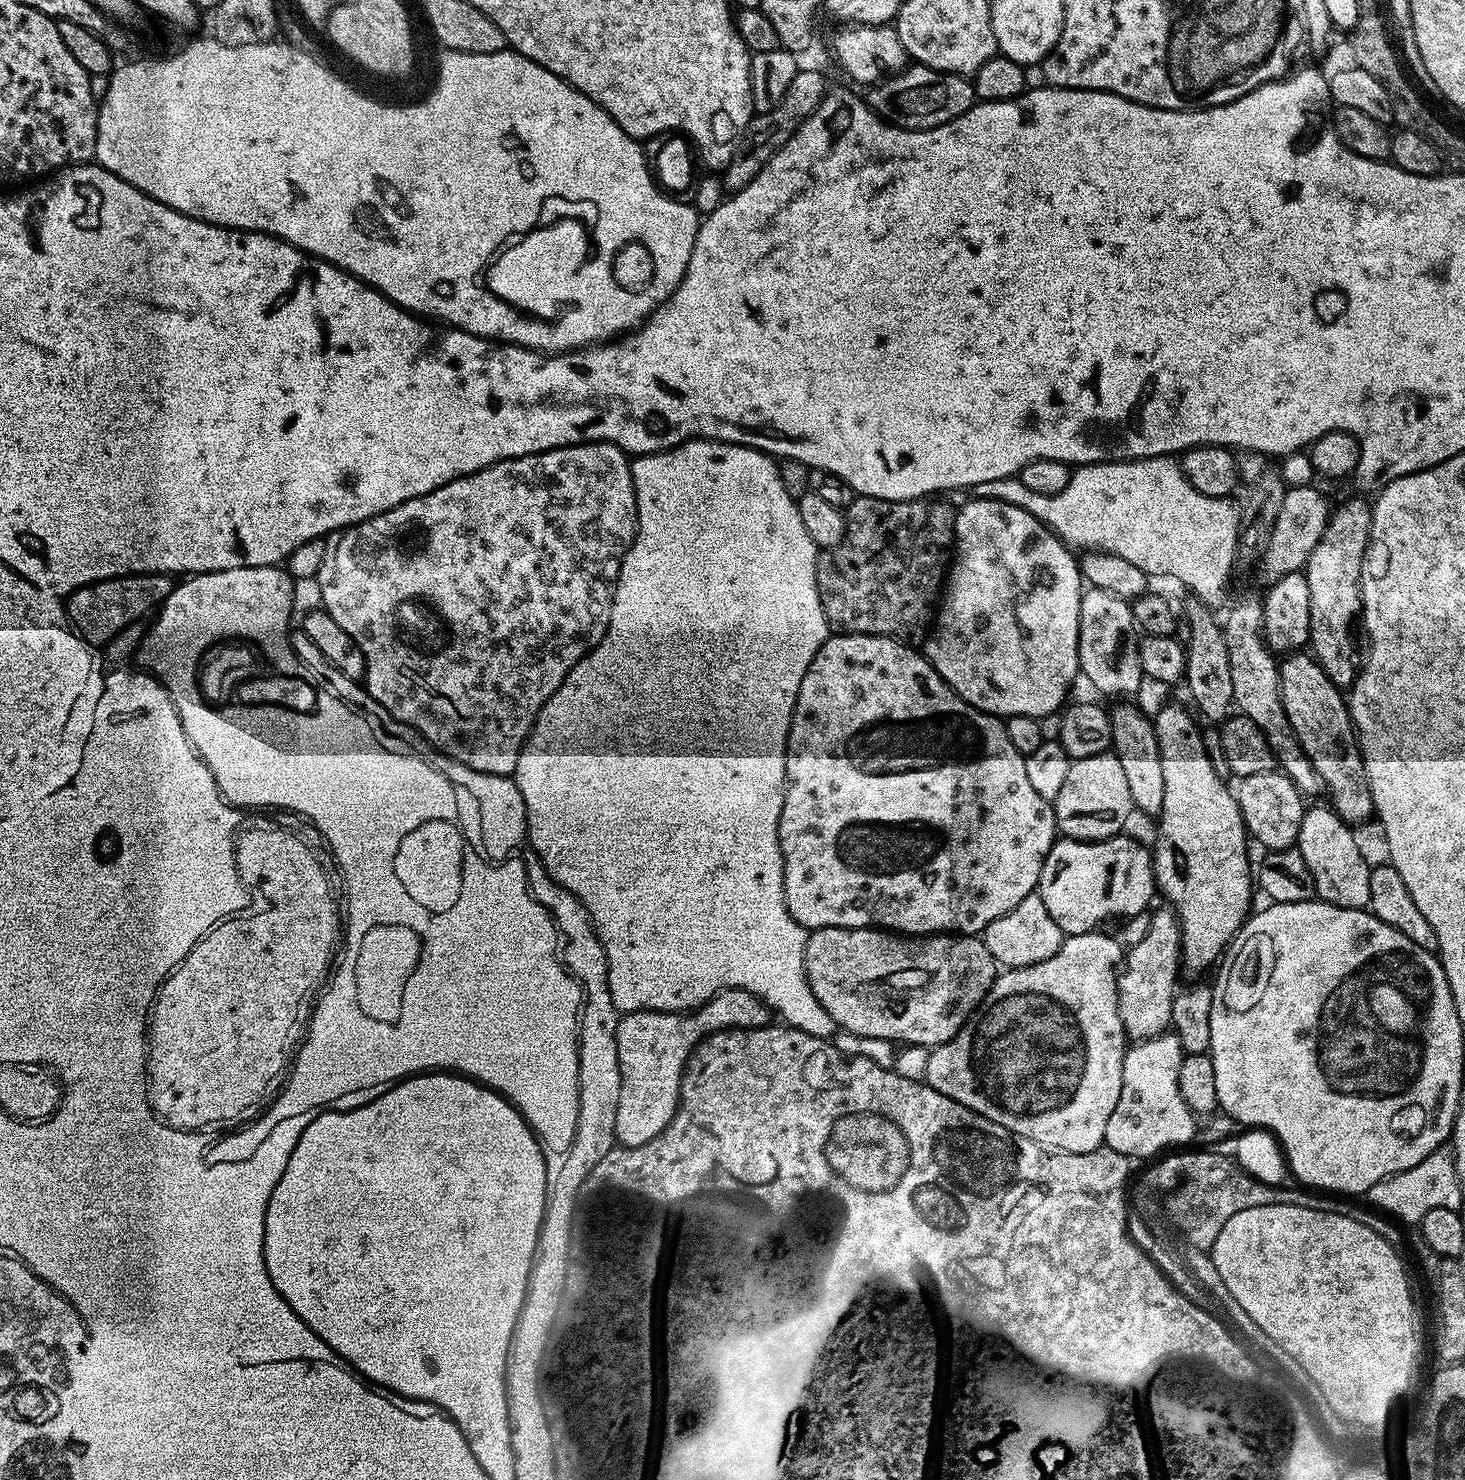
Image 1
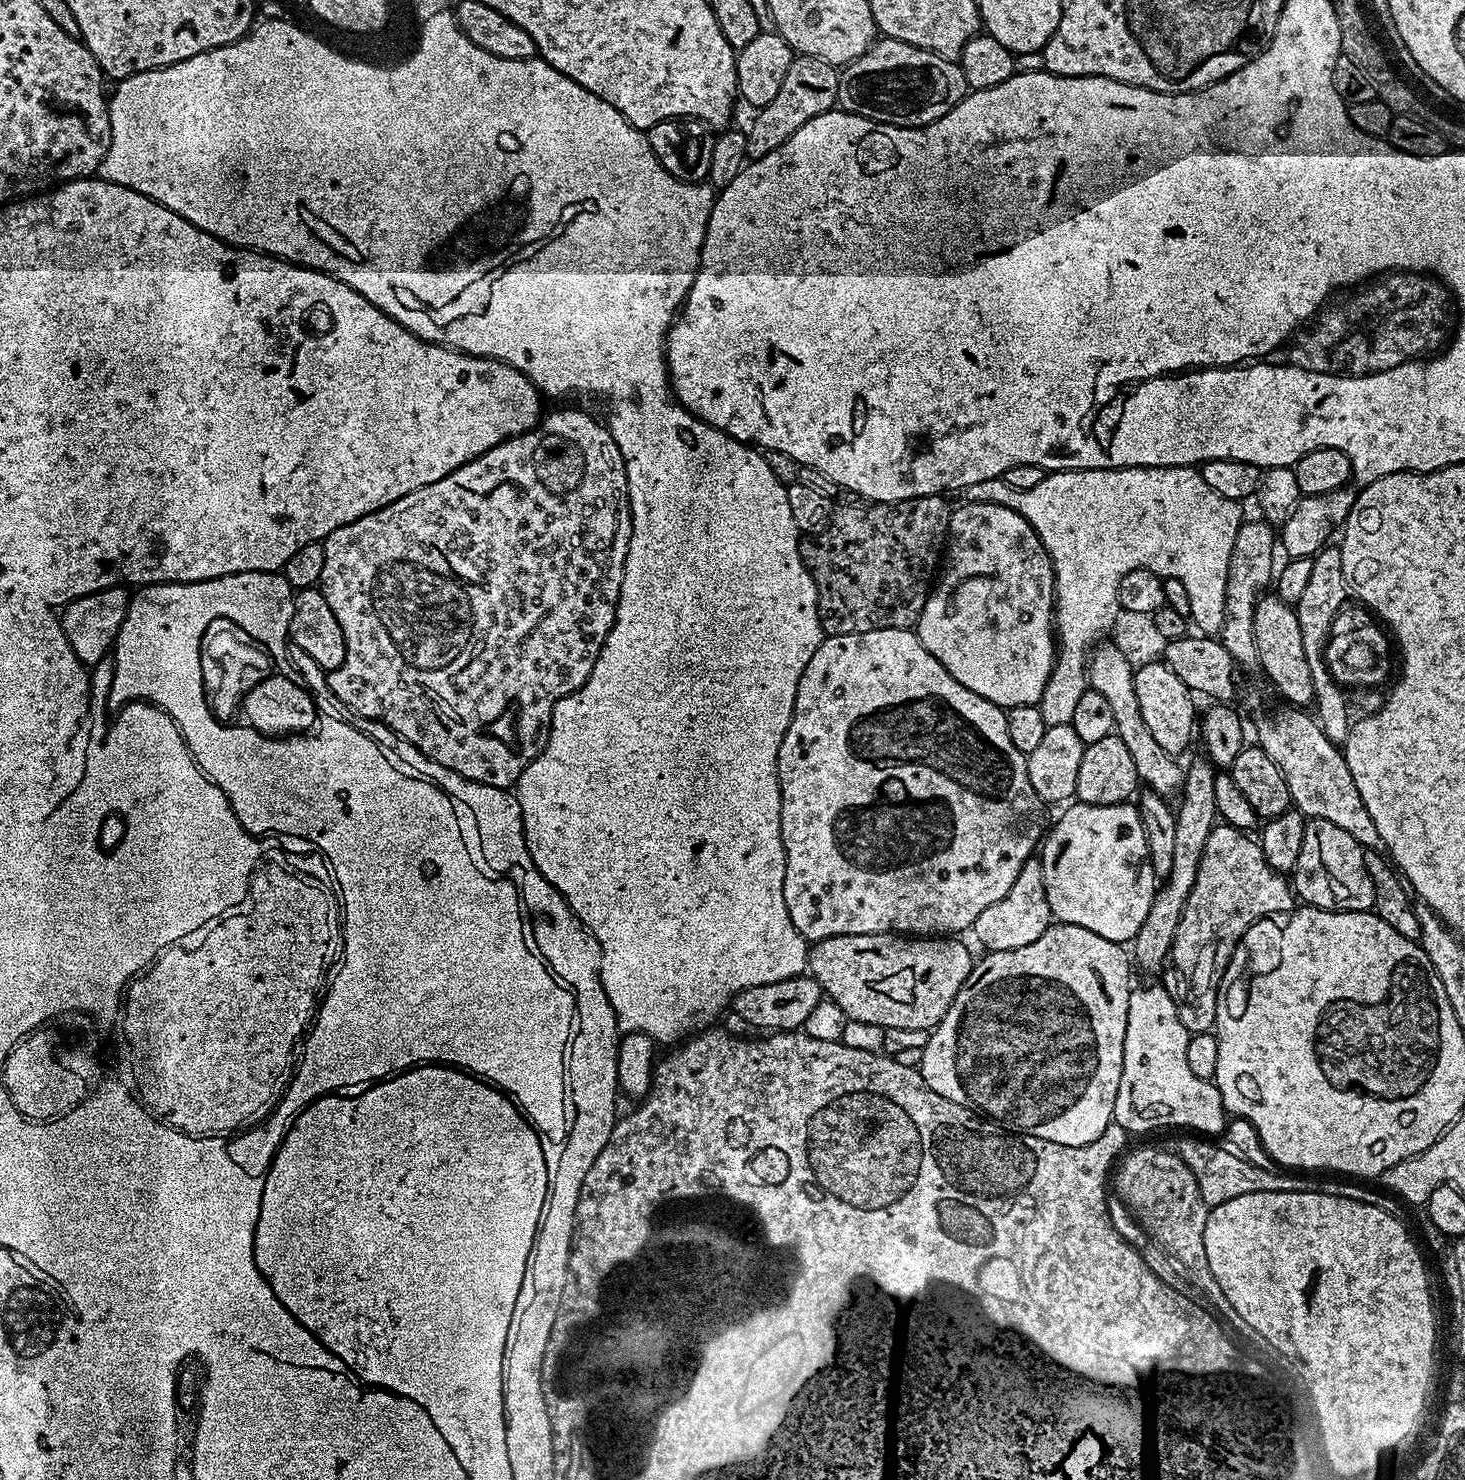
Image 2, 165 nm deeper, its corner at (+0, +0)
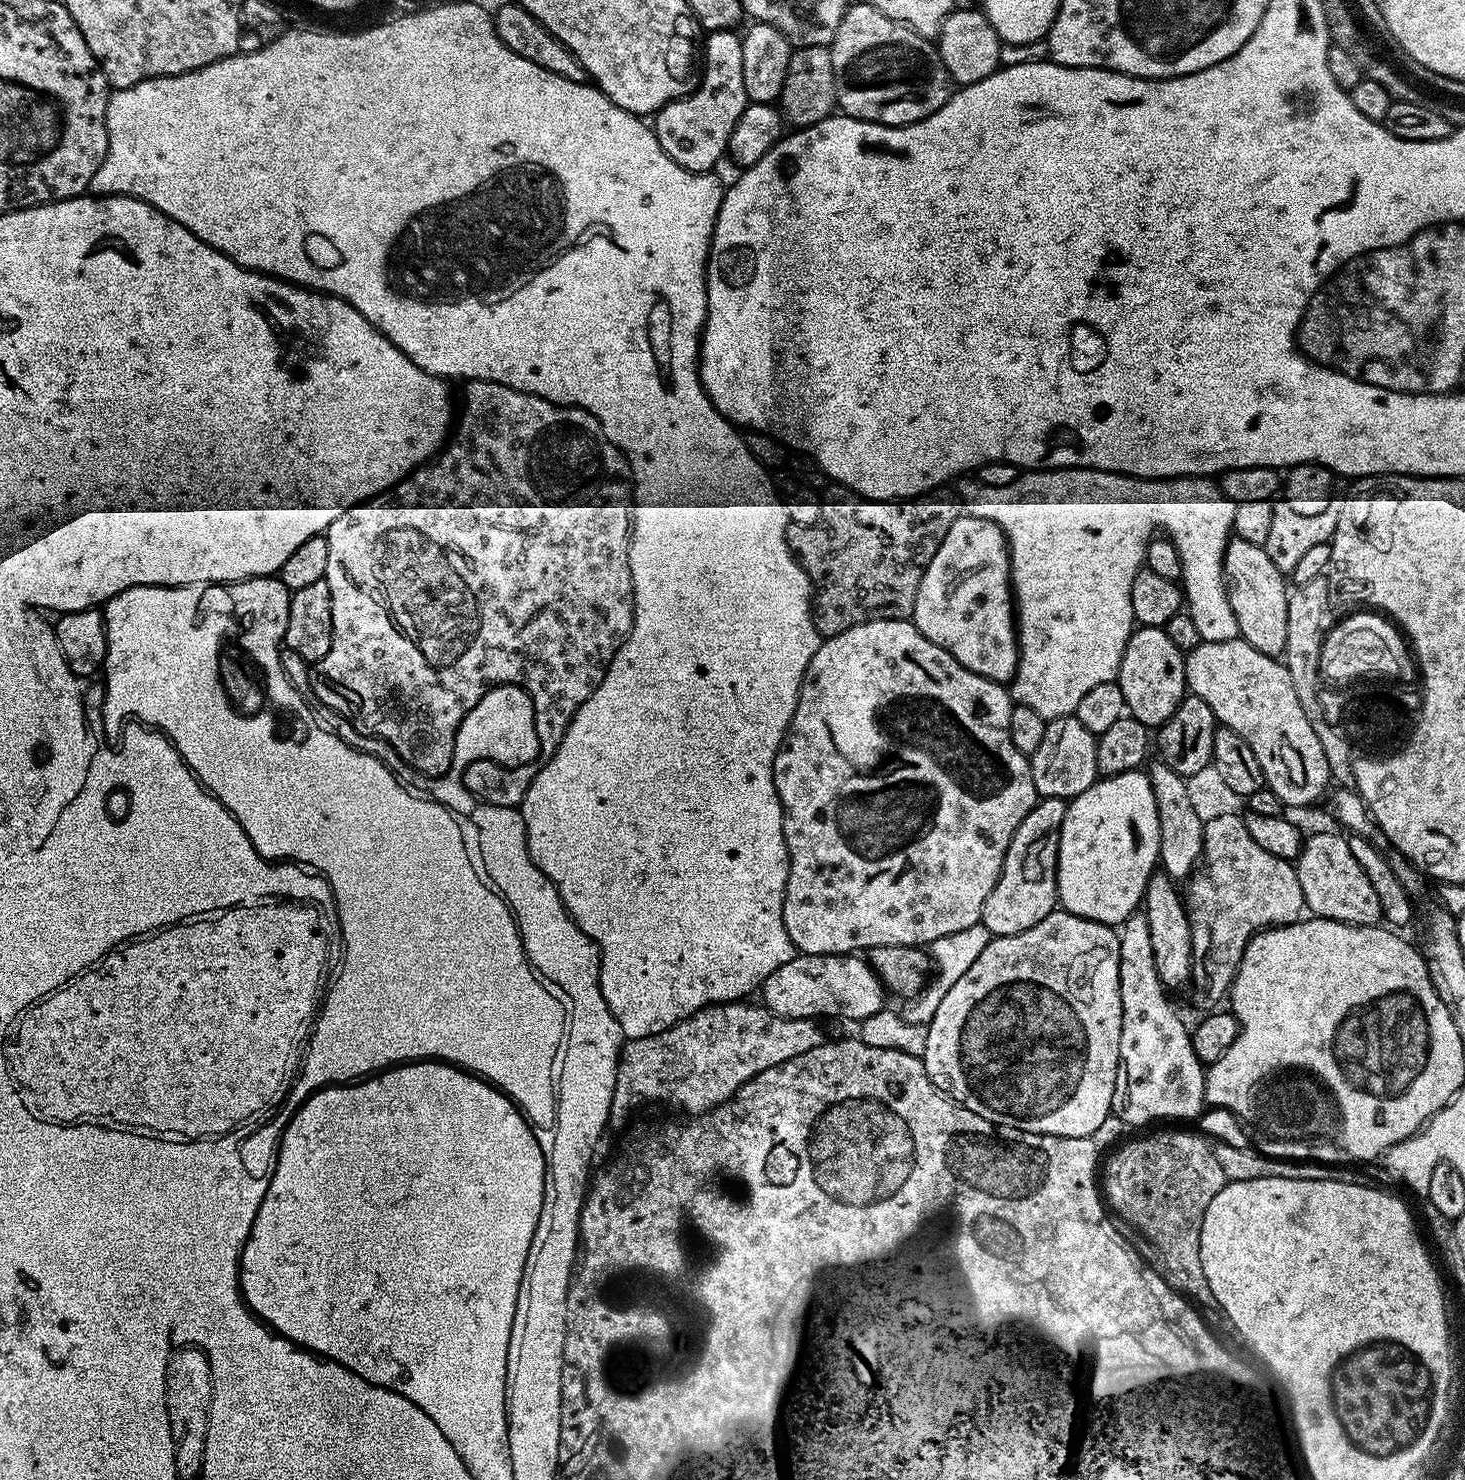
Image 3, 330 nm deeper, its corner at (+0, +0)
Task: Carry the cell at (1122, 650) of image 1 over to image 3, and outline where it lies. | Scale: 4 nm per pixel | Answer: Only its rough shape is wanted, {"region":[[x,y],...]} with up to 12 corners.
{"region":[[1146,771],[1158,806],[1158,864],[1184,882],[1201,863],[1204,822],[1187,779]]}

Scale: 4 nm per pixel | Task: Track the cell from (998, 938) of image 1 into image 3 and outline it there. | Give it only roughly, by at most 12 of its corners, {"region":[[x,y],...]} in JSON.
{"region":[[1040,798],[1014,830],[980,923],[993,937],[1058,904],[1068,804]]}

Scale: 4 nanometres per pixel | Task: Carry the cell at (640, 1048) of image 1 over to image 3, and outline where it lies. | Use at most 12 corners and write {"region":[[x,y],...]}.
{"region":[[797,954],[762,985],[782,1018],[861,1022],[886,989],[856,954]]}

